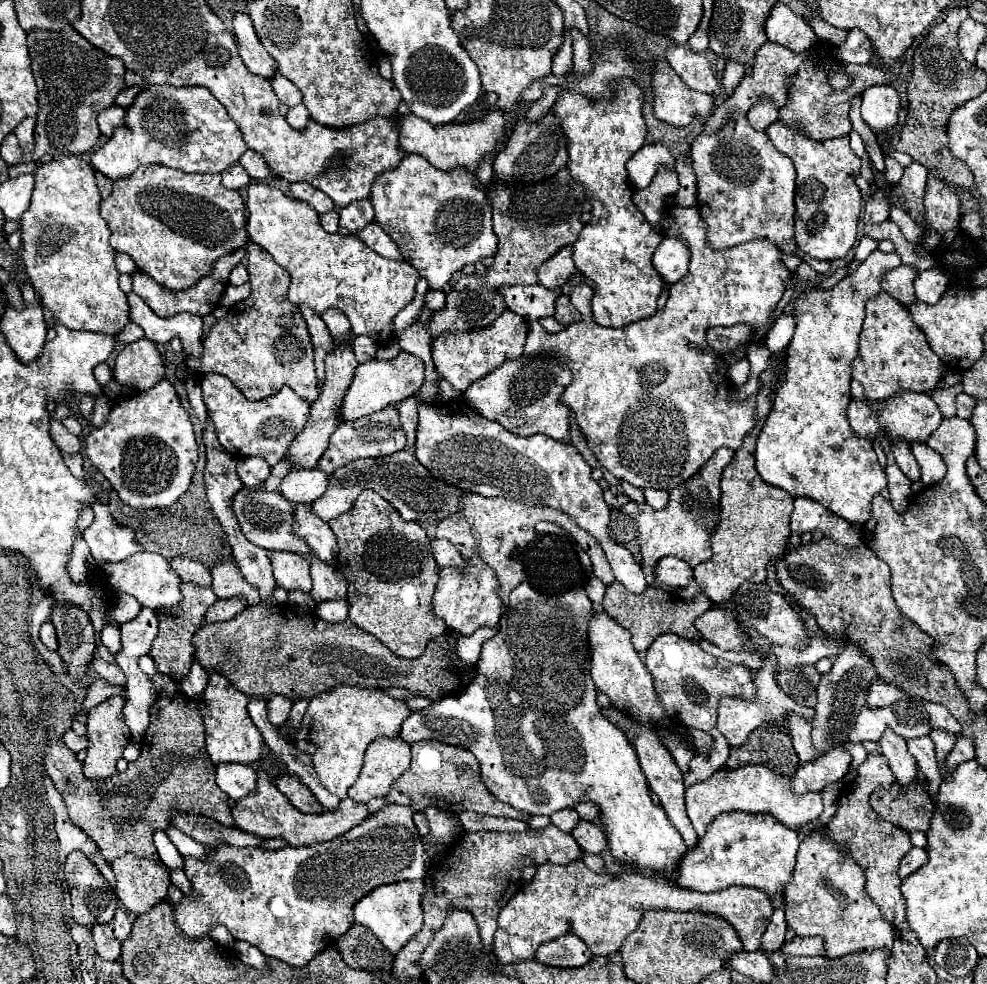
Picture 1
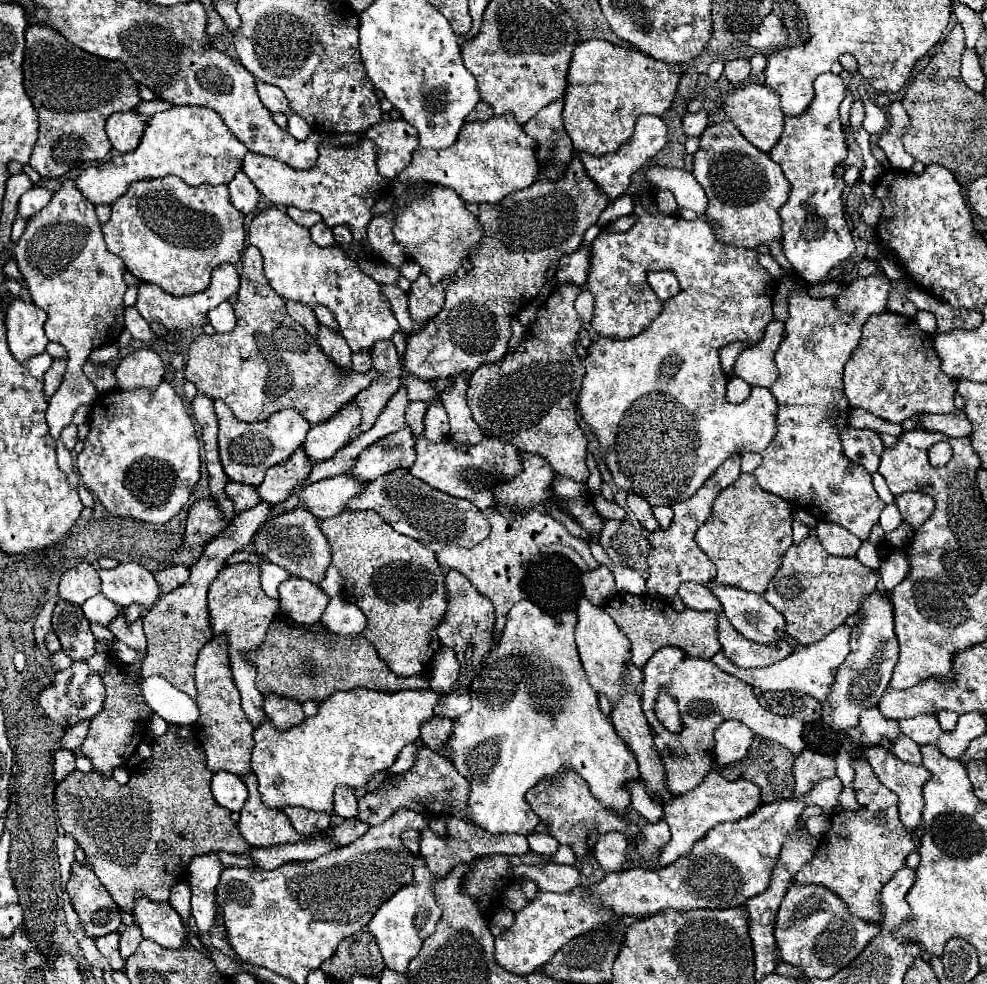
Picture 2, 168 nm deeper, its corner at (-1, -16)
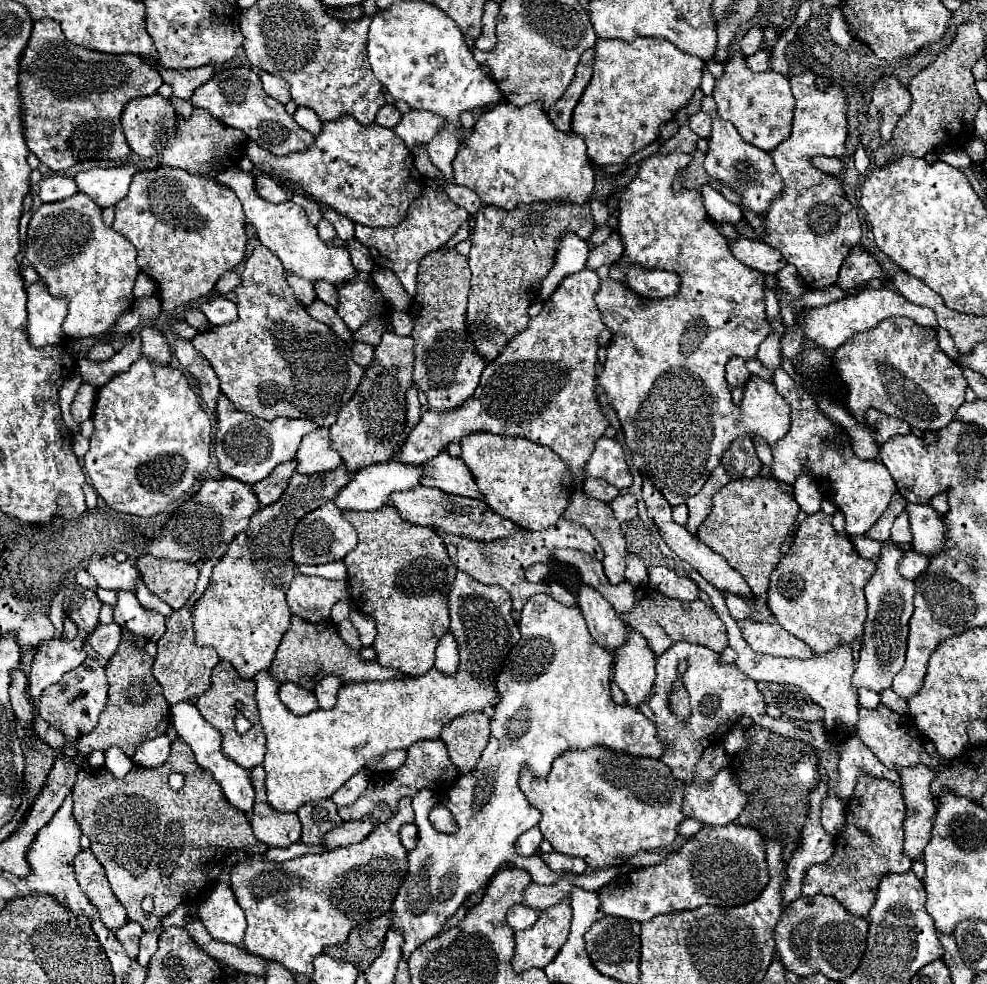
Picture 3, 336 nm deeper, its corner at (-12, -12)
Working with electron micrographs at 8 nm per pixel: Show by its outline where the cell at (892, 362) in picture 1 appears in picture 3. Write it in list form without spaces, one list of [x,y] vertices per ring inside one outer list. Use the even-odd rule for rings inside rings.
[[[887,318],[871,330],[851,336],[835,350],[835,366],[849,388],[849,412],[859,422],[867,410],[875,408],[923,432],[941,430],[965,402],[967,380],[961,366],[941,352],[933,328],[917,326],[909,318]]]

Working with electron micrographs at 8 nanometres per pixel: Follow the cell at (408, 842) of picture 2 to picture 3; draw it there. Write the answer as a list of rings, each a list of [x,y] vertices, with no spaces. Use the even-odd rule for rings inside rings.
[[[405,824],[399,832],[401,836],[401,842],[407,850],[413,850],[417,846],[417,826],[415,824]]]

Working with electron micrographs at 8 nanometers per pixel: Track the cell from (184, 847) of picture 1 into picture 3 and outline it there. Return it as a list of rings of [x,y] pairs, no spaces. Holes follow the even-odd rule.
[[[179,736],[171,744],[169,758],[153,770],[133,766],[133,770],[123,780],[117,780],[107,768],[81,770],[73,786],[73,816],[81,832],[91,840],[91,852],[105,868],[111,888],[117,900],[125,906],[129,920],[141,924],[143,930],[159,928],[161,918],[175,910],[179,904],[201,902],[203,896],[211,890],[207,872],[223,862],[231,850],[247,850],[251,854],[267,852],[267,846],[251,832],[247,816],[233,808],[229,800],[225,800],[217,780],[213,780],[213,776],[209,776],[209,772],[205,772],[205,768],[193,760],[191,748]],[[145,896],[153,898],[151,914],[141,910]]]

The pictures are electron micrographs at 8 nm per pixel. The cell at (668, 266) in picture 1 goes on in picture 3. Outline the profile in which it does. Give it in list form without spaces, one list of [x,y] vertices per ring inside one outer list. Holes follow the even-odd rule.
[[[631,266],[631,270],[627,272],[627,282],[637,294],[641,294],[645,298],[653,298],[653,300],[669,298],[681,286],[681,278],[677,278],[675,272],[643,270],[637,266]]]

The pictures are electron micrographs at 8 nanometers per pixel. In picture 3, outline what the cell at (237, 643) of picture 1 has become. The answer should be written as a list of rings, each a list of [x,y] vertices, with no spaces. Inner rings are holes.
[[[291,616],[291,626],[287,630],[287,634],[283,636],[275,660],[269,668],[269,674],[283,682],[293,682],[305,690],[313,690],[317,686],[319,680],[323,680],[325,676],[339,676],[339,680],[343,684],[349,682],[371,682],[371,680],[391,680],[391,678],[411,678],[401,670],[391,670],[391,668],[383,668],[379,662],[367,662],[361,660],[359,650],[353,650],[347,646],[347,642],[339,636],[337,626],[331,620],[319,622],[319,624],[311,624],[307,620],[301,620],[297,616]]]

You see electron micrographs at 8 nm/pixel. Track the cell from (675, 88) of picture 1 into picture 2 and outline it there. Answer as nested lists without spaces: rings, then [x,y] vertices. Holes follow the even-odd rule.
[[[700,110],[698,114],[686,114],[682,118],[682,130],[686,136],[700,136],[708,126],[708,114],[706,110]]]

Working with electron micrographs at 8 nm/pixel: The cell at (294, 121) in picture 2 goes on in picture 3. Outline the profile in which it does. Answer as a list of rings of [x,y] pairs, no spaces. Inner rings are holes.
[[[301,106],[301,108],[297,108],[297,112],[293,114],[293,118],[295,118],[295,122],[301,126],[301,128],[305,128],[307,132],[311,132],[313,136],[317,136],[319,132],[321,132],[321,120],[317,118],[317,114],[311,110],[311,108],[305,108],[305,106]]]

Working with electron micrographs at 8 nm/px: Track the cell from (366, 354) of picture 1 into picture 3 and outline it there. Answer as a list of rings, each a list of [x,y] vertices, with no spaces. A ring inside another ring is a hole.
[[[355,342],[351,350],[353,350],[353,360],[355,360],[357,364],[361,364],[363,368],[369,368],[369,364],[373,362],[373,352],[375,352],[375,348],[369,346],[369,344],[363,344],[363,342]]]

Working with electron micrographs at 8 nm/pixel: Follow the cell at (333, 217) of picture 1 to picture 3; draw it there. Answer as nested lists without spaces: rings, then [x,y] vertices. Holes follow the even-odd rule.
[[[321,220],[319,222],[319,226],[317,226],[317,230],[319,230],[319,238],[323,240],[323,242],[331,242],[337,234],[335,234],[335,228],[329,224],[329,220]]]

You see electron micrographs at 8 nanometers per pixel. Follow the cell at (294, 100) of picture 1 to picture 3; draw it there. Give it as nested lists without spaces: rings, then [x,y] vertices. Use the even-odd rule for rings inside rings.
[[[261,72],[261,82],[263,82],[263,90],[271,98],[275,98],[277,102],[287,104],[291,100],[291,96],[289,96],[289,84],[283,78],[277,78],[277,76],[269,74],[269,72]]]

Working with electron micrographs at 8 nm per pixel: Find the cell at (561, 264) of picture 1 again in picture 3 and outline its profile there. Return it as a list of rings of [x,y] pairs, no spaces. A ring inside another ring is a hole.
[[[617,232],[611,234],[609,240],[605,240],[603,244],[597,244],[589,250],[589,256],[587,256],[587,264],[585,268],[589,270],[599,270],[601,266],[611,266],[613,262],[619,260],[623,252],[623,246],[621,246],[621,238]]]

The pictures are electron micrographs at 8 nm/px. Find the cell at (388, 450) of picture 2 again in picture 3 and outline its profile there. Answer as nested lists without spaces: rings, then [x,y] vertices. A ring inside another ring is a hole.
[[[593,270],[567,276],[543,304],[541,312],[529,320],[527,328],[485,366],[475,394],[451,412],[439,414],[427,410],[393,460],[401,464],[425,464],[445,450],[449,442],[459,442],[469,432],[485,430],[501,436],[521,436],[553,448],[569,466],[575,488],[581,488],[585,464],[593,454],[595,442],[609,426],[595,394],[597,336],[605,330],[593,300],[597,290],[599,278]]]

